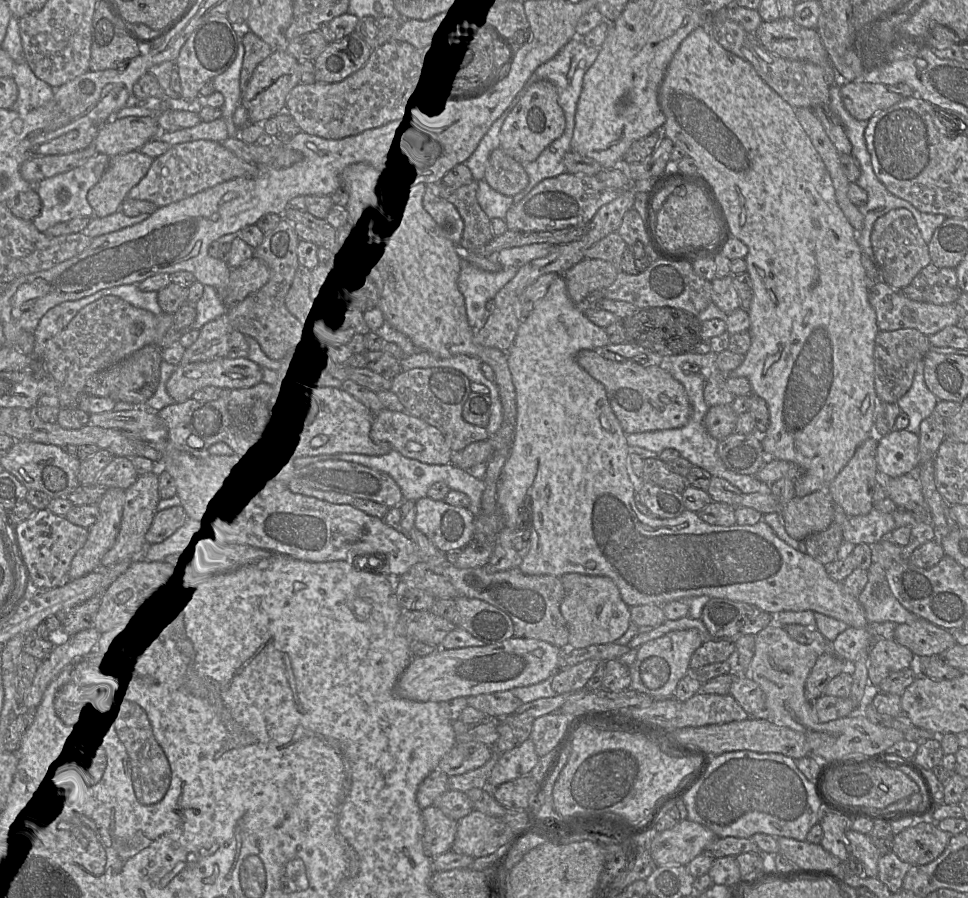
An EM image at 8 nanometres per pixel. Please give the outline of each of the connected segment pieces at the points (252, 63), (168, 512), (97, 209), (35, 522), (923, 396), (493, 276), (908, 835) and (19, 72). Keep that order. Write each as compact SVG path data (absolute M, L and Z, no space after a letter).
M247 28L241 29L241 43L245 48L244 60L240 74L241 102L257 66L276 51Z
M181 505L158 510L145 536L147 545L164 541L183 527L188 519Z
M139 150L110 157L102 177L87 194L95 216L102 218L119 211L130 190L147 174L152 162L153 158Z
M48 509L37 510L34 515L15 525L20 556L28 570L31 588L46 590L65 585L73 557L88 538L88 529L69 522Z
M921 360L917 365L911 388L897 401L900 409L909 416L906 429L919 435L921 422L934 412L938 401L925 384L924 362Z
M465 259L460 260L458 288L465 299L467 319L474 331L479 330L489 316L487 302L515 277L518 269L504 267L500 271L489 272Z
M933 821L921 822L893 835L892 852L895 853L901 861L910 865L926 865L943 853L951 836L948 832L939 829Z
M27 62L15 66L12 78L18 88L18 97L11 110L25 114L53 98L54 88L38 79Z

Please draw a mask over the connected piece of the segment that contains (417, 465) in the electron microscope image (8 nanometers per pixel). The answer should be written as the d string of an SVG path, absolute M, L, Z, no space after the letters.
M396 450L381 456L368 456L363 454L342 453L335 455L336 459L360 464L375 470L383 471L390 475L402 490L404 499L418 500L427 496L429 487L436 482L445 483L450 490L464 493L469 498L468 509L477 516L481 509L481 498L485 490L485 481L470 475L467 471L453 466L451 463L445 465L432 465L406 458Z

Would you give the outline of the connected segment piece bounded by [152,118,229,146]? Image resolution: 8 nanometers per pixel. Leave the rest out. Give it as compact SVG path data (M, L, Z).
M220 118L212 122L200 122L193 128L178 130L176 132L160 131L158 136L152 140L160 140L171 146L175 146L197 140L210 140L223 143L228 138L227 125L223 118Z

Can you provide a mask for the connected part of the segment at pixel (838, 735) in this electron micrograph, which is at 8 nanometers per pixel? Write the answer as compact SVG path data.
M776 621L755 635L755 653L750 664L750 677L765 694L765 719L776 725L785 726L802 733L809 743L810 755L822 762L821 765L824 770L843 761L858 761L889 752L887 751L889 747L905 740L902 732L876 724L861 712L825 723L820 722L814 710L814 703L810 702L805 696L806 679L819 654L818 649L807 644L801 644L793 639L783 626Z

